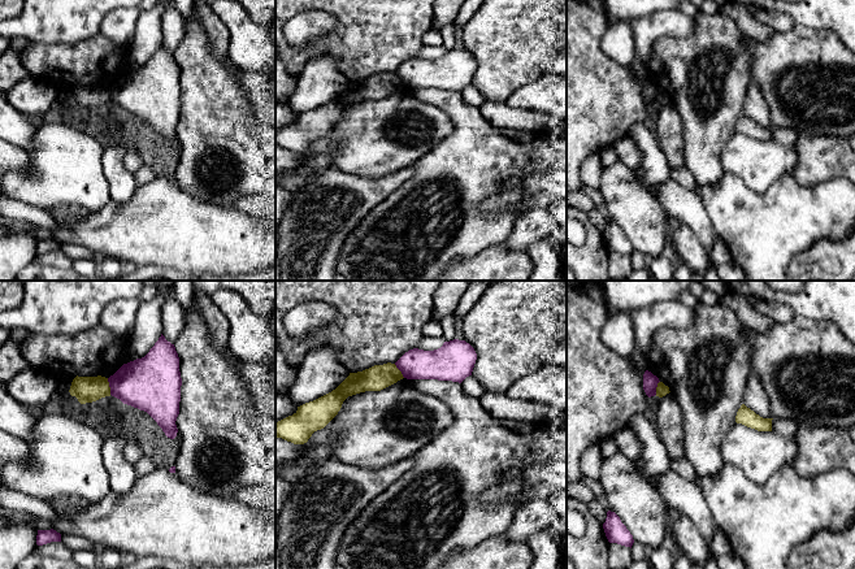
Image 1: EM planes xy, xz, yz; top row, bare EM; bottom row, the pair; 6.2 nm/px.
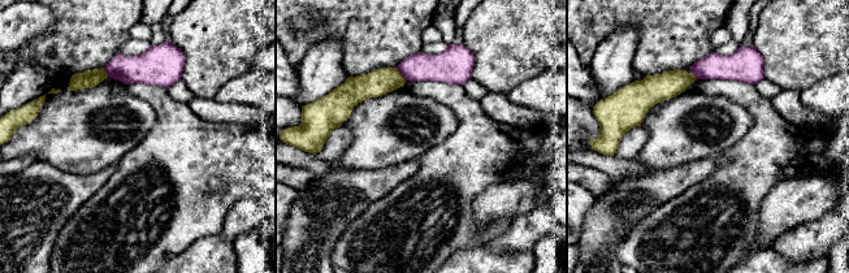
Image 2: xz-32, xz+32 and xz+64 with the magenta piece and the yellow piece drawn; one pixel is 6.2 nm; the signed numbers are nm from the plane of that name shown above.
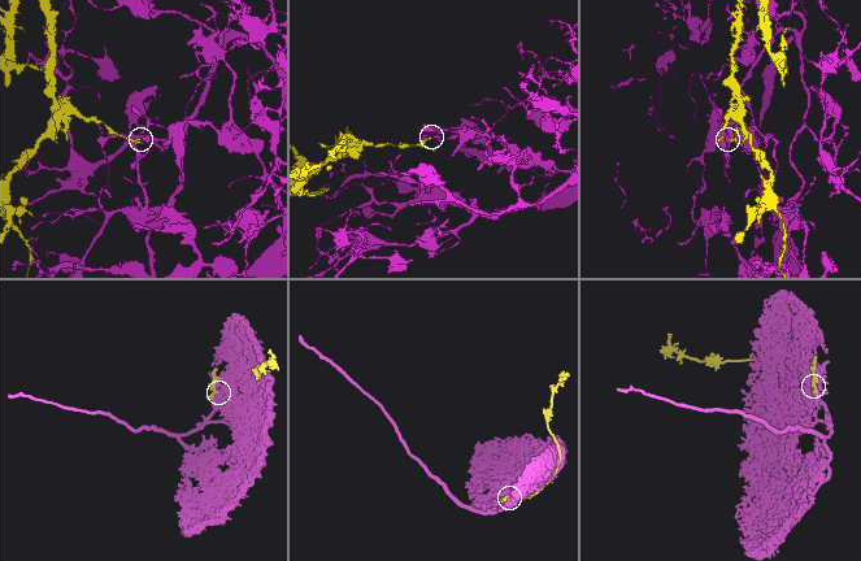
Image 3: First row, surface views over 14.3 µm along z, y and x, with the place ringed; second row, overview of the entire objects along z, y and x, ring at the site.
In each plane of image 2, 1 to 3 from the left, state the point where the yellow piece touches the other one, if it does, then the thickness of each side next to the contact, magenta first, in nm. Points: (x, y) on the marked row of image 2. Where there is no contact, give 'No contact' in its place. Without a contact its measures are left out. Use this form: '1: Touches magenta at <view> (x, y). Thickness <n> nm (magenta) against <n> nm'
1: Touches magenta at xz-32 (105, 70). Thickness 200 nm (magenta) against 110 nm
2: Touches magenta at xz+32 (401, 73). Thickness 180 nm (magenta) against 170 nm
3: Touches magenta at xz+64 (696, 78). Thickness 160 nm (magenta) against 170 nm

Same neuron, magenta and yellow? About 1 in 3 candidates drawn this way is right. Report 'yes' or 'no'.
no

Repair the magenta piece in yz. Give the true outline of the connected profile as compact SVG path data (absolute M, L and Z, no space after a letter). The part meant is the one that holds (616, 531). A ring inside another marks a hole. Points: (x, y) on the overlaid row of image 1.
M607 512L607 518L603 524L603 529L609 543L617 543L632 548L634 543L633 535L615 512Z

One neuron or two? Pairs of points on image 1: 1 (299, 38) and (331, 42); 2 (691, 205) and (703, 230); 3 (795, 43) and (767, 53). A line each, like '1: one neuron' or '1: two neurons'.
1: two neurons
2: one neuron
3: one neuron

